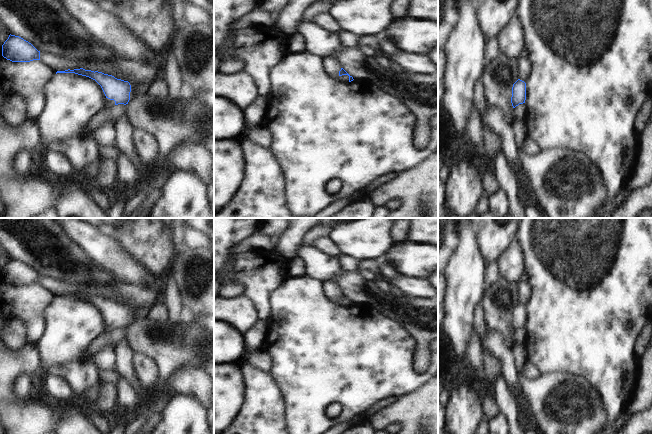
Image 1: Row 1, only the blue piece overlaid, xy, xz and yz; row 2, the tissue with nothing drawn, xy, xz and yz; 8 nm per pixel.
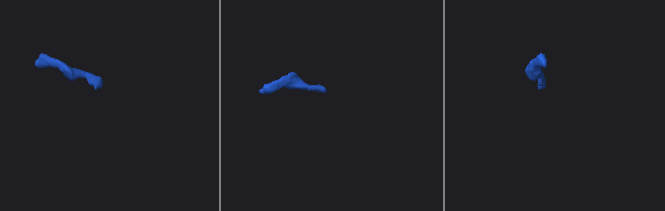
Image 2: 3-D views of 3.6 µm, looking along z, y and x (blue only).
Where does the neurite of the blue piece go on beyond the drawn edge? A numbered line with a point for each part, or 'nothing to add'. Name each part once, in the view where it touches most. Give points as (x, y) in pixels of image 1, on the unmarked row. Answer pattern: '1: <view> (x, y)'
1: xy (109, 327)

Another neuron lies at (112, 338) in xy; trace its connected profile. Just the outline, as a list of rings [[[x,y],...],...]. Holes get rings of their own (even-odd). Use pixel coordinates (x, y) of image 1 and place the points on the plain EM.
[[[118,328],[113,331],[99,335],[87,348],[86,358],[91,358],[98,352],[100,352],[106,346],[115,347],[115,345],[122,339],[125,338],[126,329]]]

